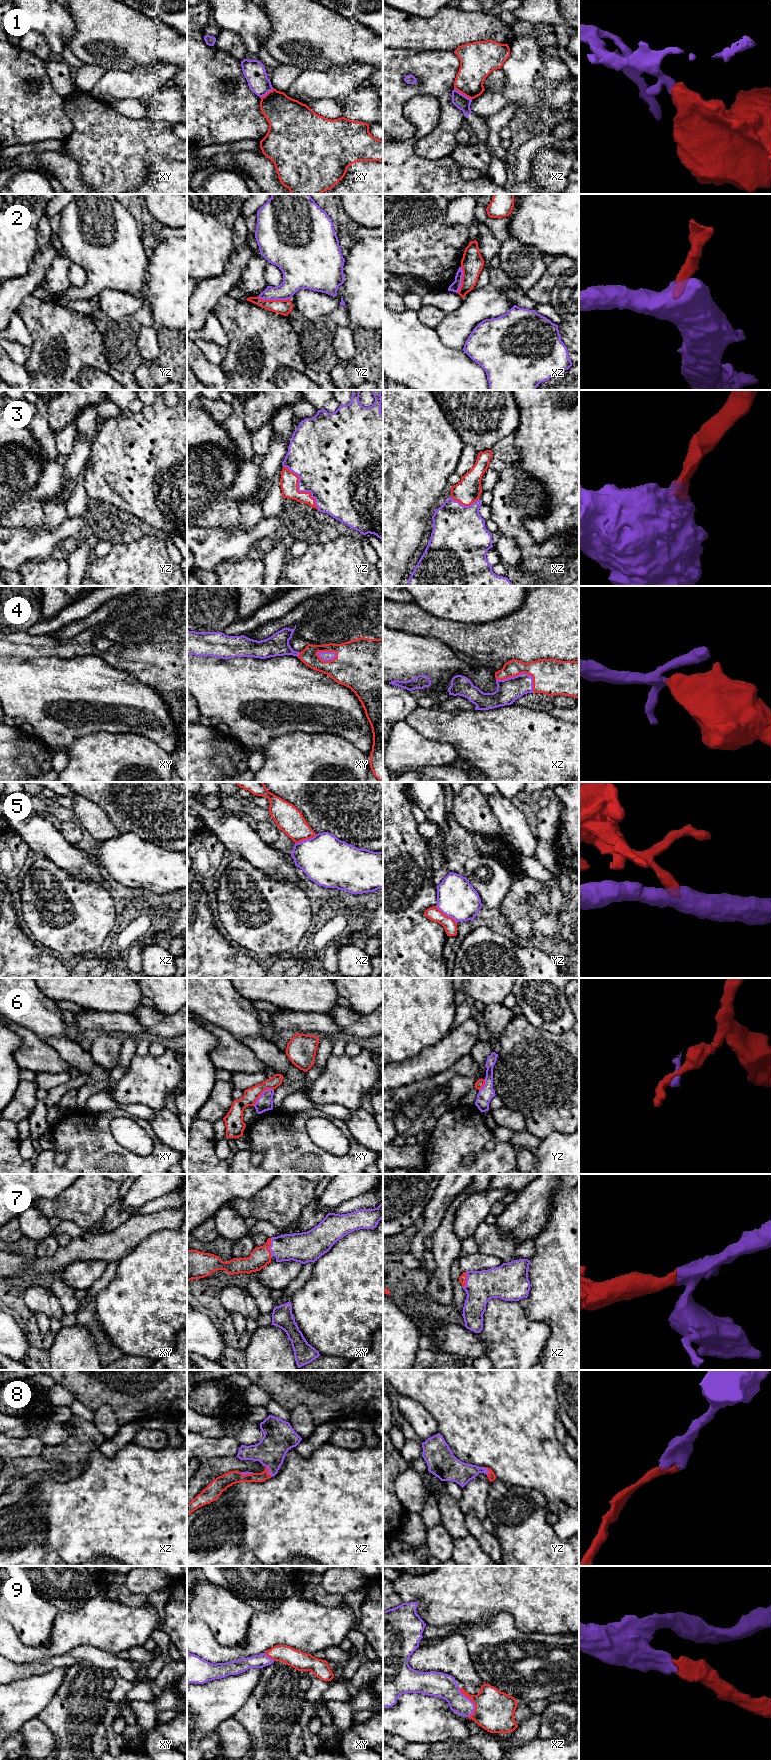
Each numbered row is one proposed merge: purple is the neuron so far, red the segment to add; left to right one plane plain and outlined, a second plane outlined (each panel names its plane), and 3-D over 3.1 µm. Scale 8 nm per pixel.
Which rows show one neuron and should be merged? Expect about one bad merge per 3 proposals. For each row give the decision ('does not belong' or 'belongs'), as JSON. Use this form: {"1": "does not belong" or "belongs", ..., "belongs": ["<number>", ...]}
{"1": "does not belong", "2": "does not belong", "3": "belongs", "4": "belongs", "5": "does not belong", "6": "does not belong", "7": "belongs", "8": "belongs", "9": "belongs", "belongs": ["3", "4", "7", "8", "9"]}

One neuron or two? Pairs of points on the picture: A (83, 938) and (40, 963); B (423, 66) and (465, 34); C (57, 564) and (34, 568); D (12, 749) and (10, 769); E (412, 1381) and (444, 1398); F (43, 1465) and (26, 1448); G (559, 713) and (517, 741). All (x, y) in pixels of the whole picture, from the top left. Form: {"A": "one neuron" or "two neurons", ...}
{"A": "two neurons", "B": "two neurons", "C": "one neuron", "D": "one neuron", "E": "one neuron", "F": "two neurons", "G": "two neurons"}

